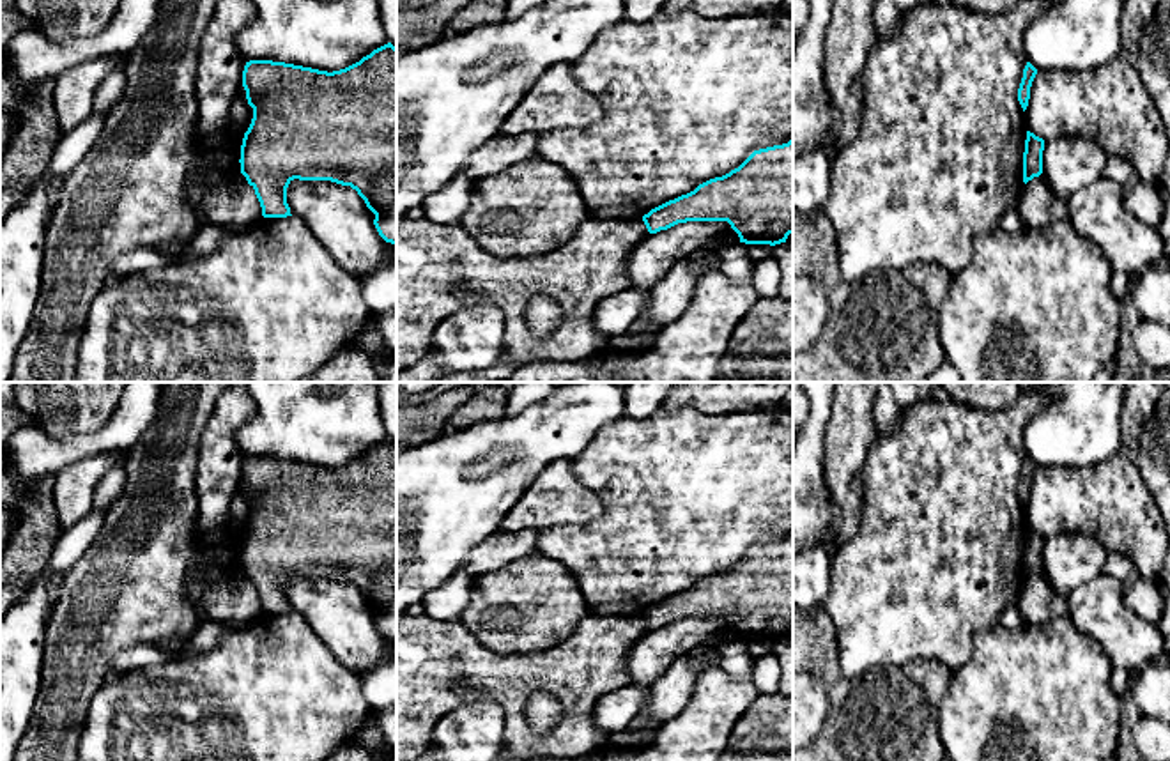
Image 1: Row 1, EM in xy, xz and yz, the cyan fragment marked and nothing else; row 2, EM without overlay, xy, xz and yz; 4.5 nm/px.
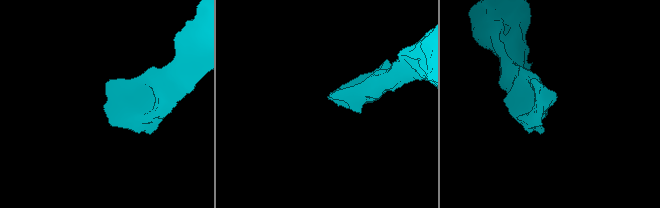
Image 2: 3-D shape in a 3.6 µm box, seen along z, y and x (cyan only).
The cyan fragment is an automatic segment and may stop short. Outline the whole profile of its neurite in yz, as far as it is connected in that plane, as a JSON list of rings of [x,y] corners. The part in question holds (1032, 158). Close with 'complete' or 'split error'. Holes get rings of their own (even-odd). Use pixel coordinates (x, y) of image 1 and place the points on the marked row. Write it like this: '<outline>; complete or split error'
[[[1027,131],[1025,152],[1023,152],[1025,184],[1043,173],[1043,150],[1044,150],[1044,140]]]; complete

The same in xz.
[[[793,140],[754,150],[738,168],[651,209],[643,221],[650,234],[687,221],[727,221],[740,242],[786,242],[793,234]]]; complete

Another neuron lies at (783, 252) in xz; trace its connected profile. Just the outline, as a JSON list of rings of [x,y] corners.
[[[793,242],[775,244],[772,255],[777,258],[782,273],[779,296],[793,303]]]

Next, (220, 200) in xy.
[[[196,138],[193,140],[186,195],[196,212],[196,232],[204,227],[223,227],[234,235],[262,218],[260,202],[246,177],[242,173],[221,175],[216,172],[204,159]]]

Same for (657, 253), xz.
[[[687,221],[648,234],[628,255],[628,287],[653,288],[699,248],[717,250],[736,242],[740,237],[727,221]]]

